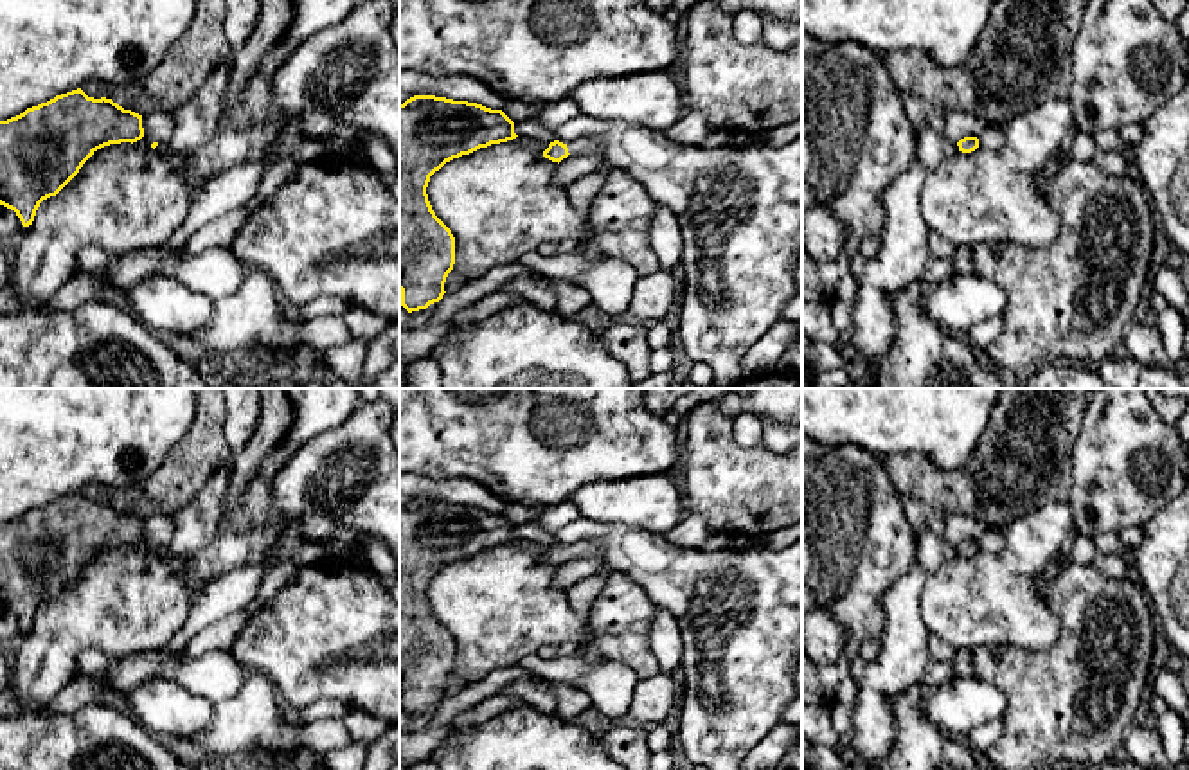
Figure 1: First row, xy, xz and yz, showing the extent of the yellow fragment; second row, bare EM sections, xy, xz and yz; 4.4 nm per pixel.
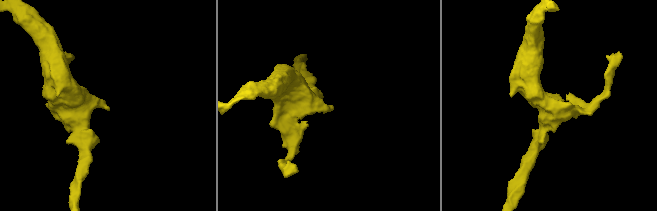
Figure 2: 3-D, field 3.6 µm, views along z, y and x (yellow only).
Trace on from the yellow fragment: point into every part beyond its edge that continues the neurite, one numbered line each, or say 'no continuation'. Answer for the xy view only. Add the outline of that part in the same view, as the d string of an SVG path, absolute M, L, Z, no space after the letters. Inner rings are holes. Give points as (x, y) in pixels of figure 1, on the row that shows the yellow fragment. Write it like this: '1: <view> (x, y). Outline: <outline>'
no continuation

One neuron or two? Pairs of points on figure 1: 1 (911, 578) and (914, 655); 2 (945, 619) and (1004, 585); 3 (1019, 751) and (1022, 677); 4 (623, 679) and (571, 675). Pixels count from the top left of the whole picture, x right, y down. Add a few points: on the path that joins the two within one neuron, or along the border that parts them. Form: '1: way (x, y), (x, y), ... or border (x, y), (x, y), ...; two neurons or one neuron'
1: way (909, 598), (909, 635); one neuron
2: way (959, 605), (990, 598); one neuron
3: way (1022, 733), (1022, 695); one neuron
4: way (610, 679), (583, 675); one neuron

